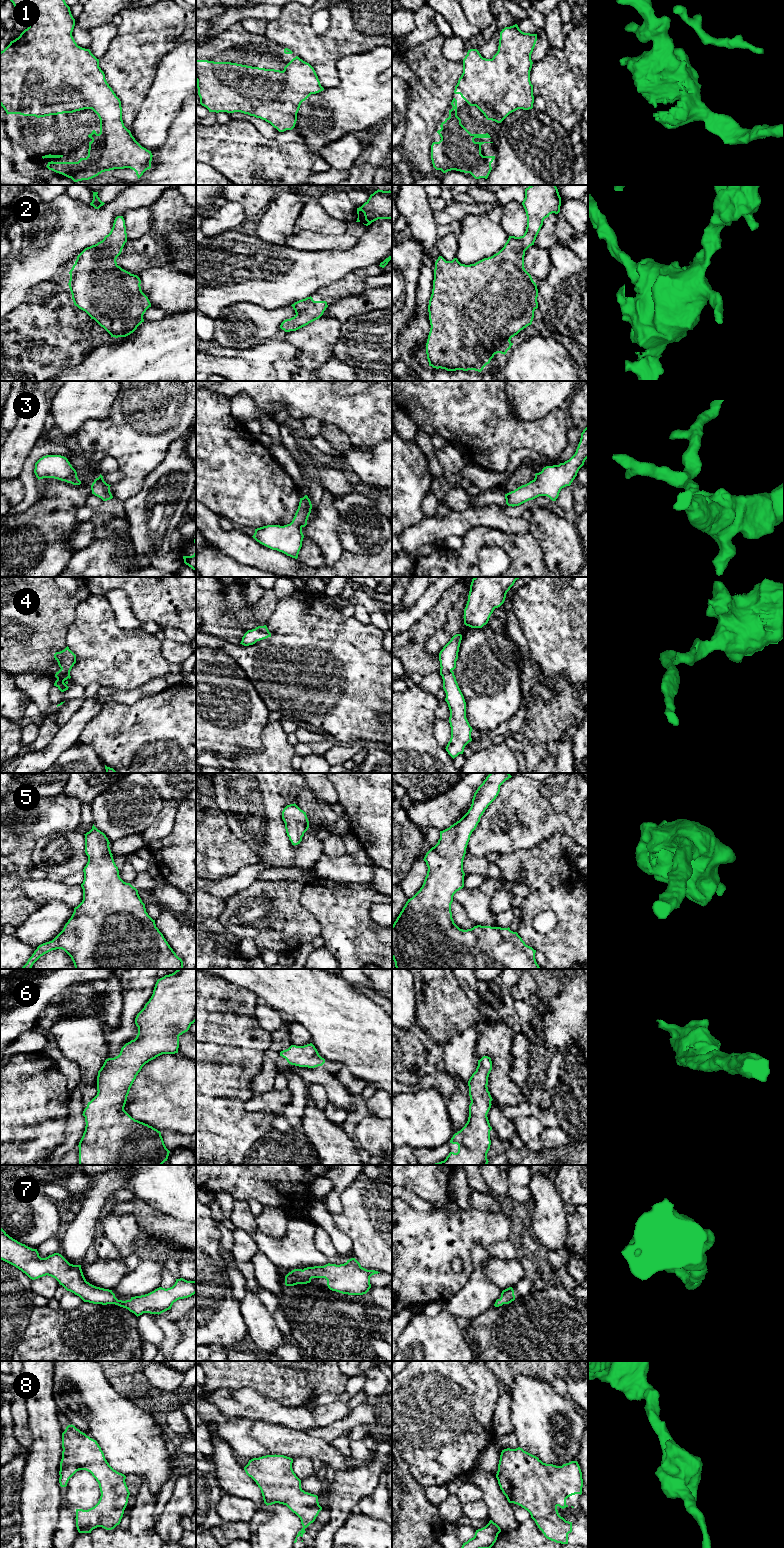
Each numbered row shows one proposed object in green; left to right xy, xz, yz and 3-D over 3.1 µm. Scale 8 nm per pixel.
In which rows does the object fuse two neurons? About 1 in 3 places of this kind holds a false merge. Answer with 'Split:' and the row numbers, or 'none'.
Split: none

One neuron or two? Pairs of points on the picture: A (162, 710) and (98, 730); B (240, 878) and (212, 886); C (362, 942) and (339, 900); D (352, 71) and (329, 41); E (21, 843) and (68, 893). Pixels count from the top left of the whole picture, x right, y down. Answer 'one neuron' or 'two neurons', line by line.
A: one neuron
B: one neuron
C: one neuron
D: two neurons
E: two neurons

